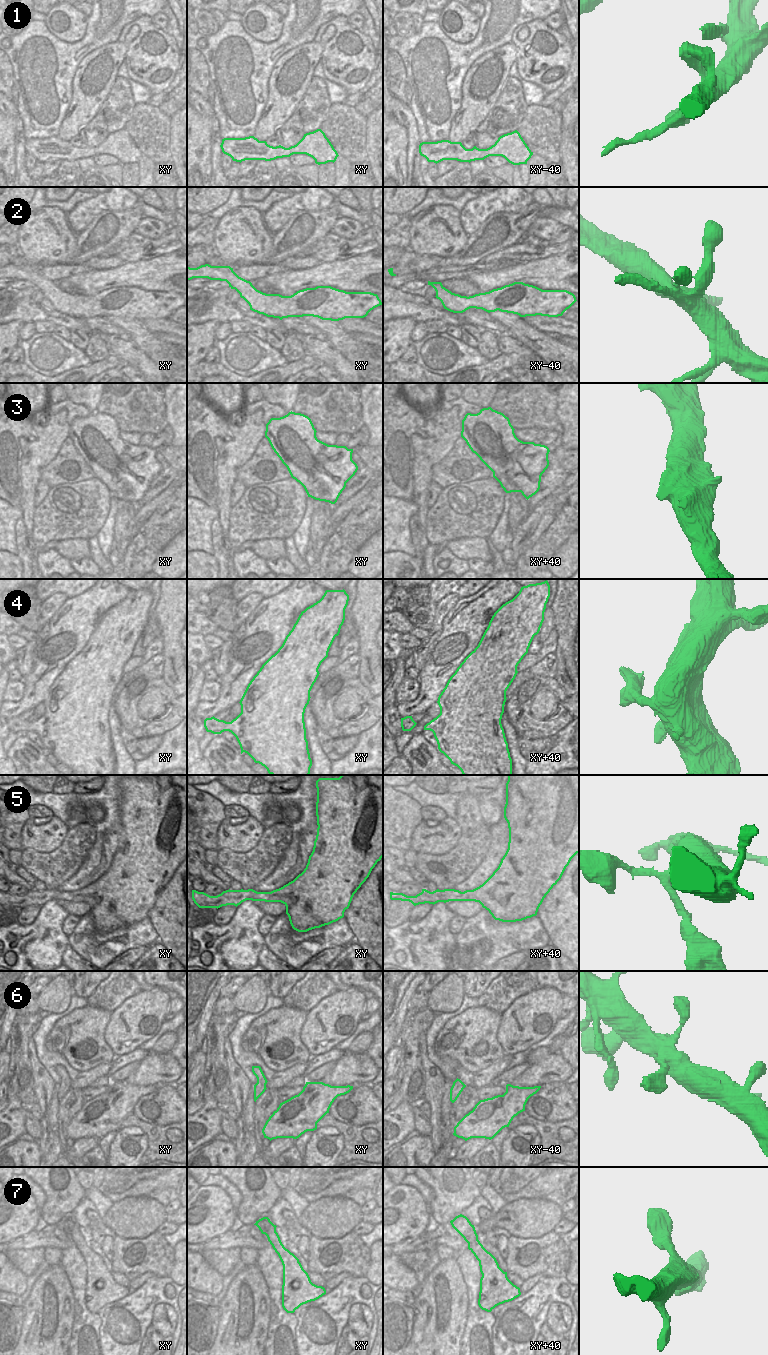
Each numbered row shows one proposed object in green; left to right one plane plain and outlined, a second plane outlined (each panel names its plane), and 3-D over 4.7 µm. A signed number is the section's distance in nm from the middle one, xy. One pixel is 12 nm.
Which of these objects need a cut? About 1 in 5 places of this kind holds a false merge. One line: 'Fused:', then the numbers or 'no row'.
Fused: 1

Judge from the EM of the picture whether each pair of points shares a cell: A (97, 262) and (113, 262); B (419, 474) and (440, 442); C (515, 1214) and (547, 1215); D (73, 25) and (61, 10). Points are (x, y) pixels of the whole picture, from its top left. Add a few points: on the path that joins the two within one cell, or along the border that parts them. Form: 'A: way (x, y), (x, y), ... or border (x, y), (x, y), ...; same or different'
A: way (101, 262), (109, 262); same
B: way (422, 466), (425, 457), (432, 450); same
C: way (523, 1215), (539, 1215); same
D: way (71, 21), (70, 17), (65, 13); same

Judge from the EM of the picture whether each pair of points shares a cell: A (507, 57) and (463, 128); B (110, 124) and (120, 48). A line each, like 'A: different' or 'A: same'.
A: same
B: different

